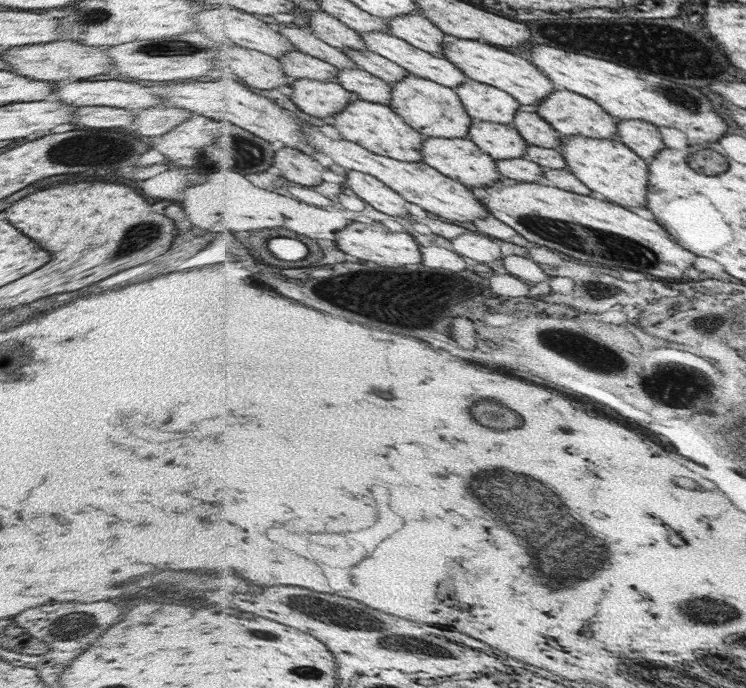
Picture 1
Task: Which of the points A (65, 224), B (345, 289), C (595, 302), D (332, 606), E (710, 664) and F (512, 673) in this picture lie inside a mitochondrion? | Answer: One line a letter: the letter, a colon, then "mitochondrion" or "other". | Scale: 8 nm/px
A: other
B: mitochondrion
C: other
D: mitochondrion
E: other
F: other

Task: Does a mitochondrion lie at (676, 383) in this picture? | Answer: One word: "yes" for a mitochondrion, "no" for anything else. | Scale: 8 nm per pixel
yes

